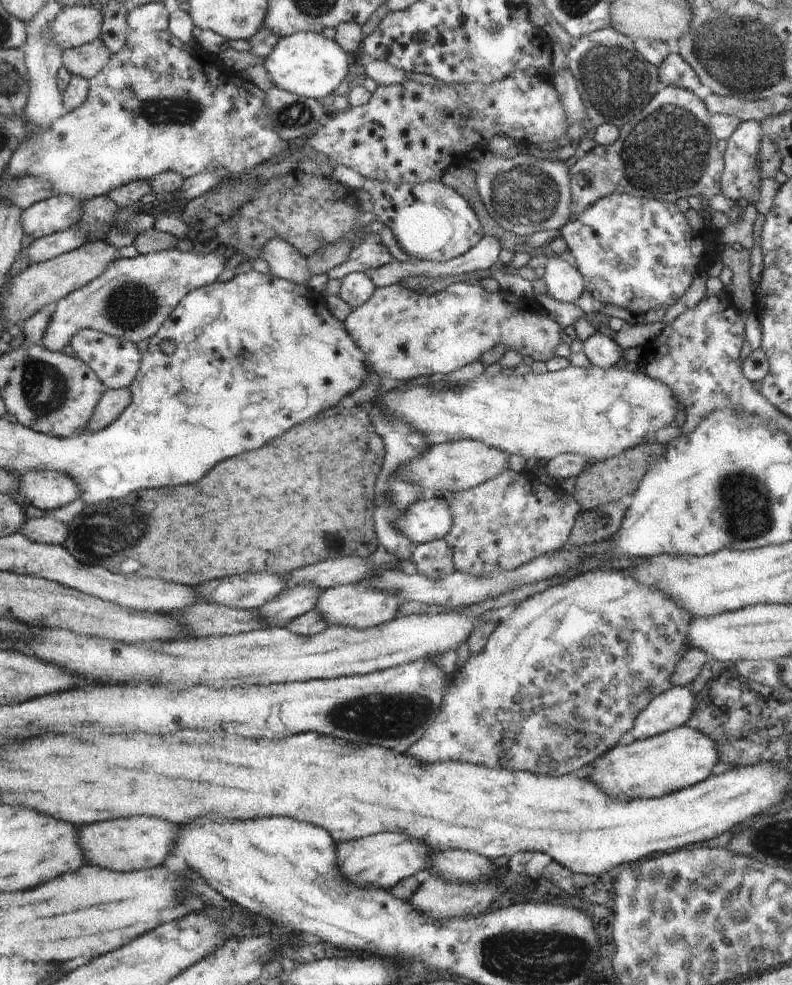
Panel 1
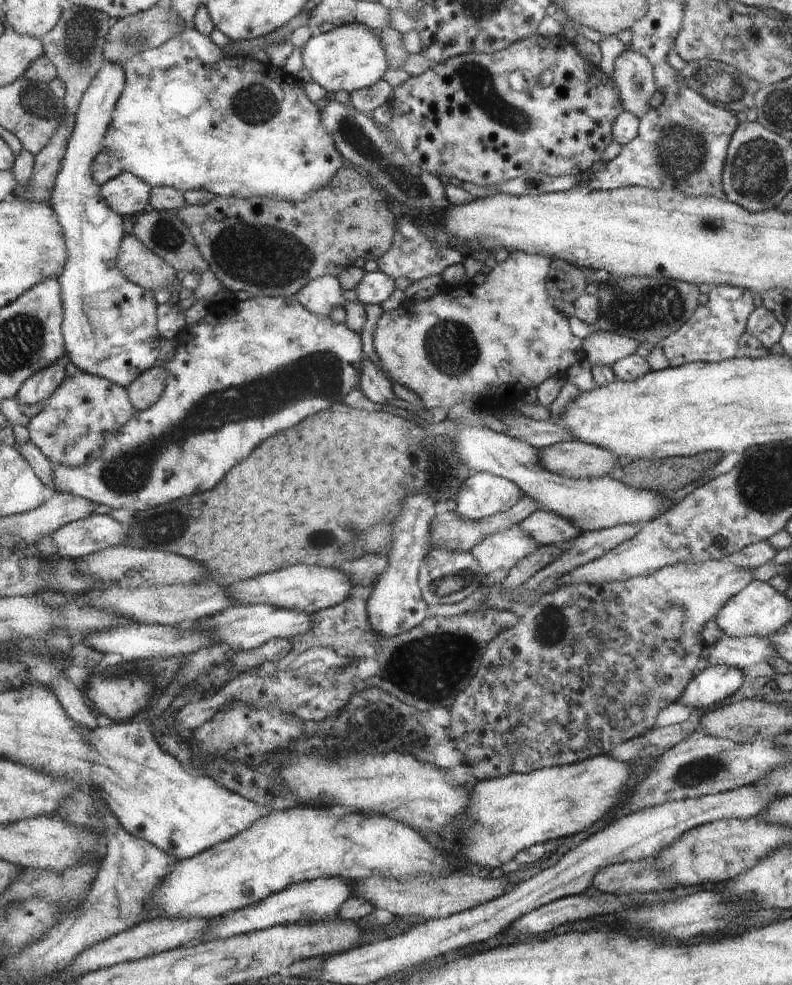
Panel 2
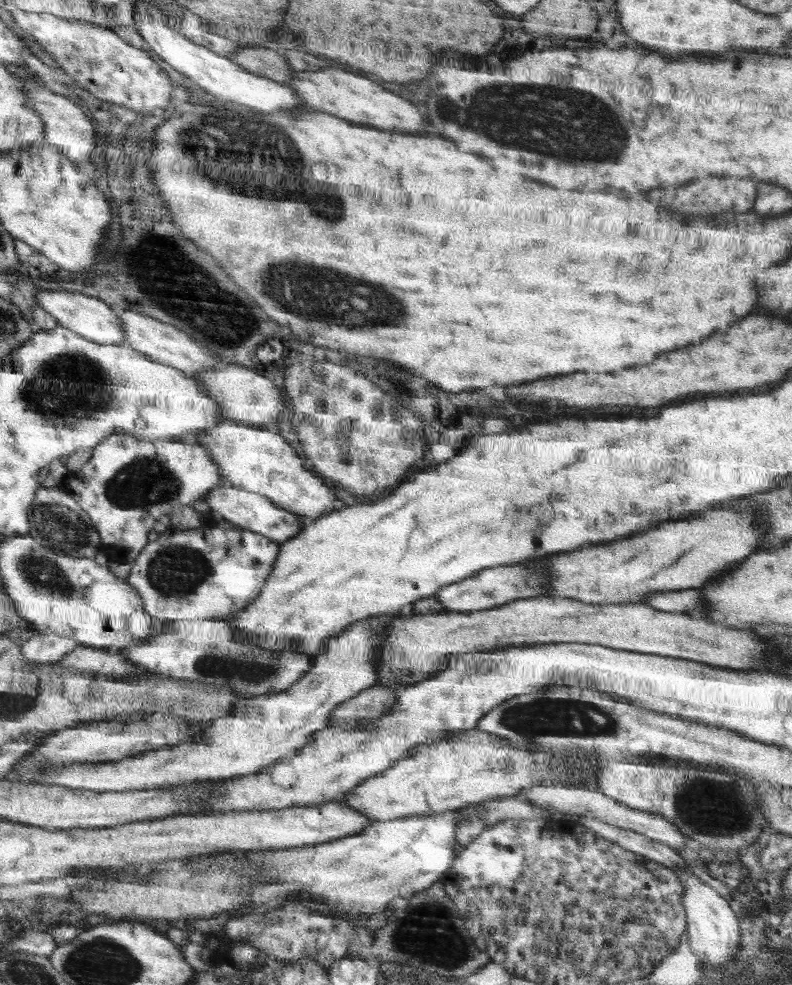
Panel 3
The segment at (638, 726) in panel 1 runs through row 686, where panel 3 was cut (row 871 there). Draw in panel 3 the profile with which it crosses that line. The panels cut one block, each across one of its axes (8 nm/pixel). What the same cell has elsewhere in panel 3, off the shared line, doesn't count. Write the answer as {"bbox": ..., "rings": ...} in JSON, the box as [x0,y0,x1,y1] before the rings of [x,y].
{"bbox":[672,870,741,966],"rings":[[[672,870],[686,885],[686,894],[682,898],[687,915],[687,931],[690,948],[700,961],[713,966],[724,966],[734,962],[734,956],[741,949],[740,925],[738,917],[731,909],[730,903],[711,886],[700,880],[688,870]]]}

